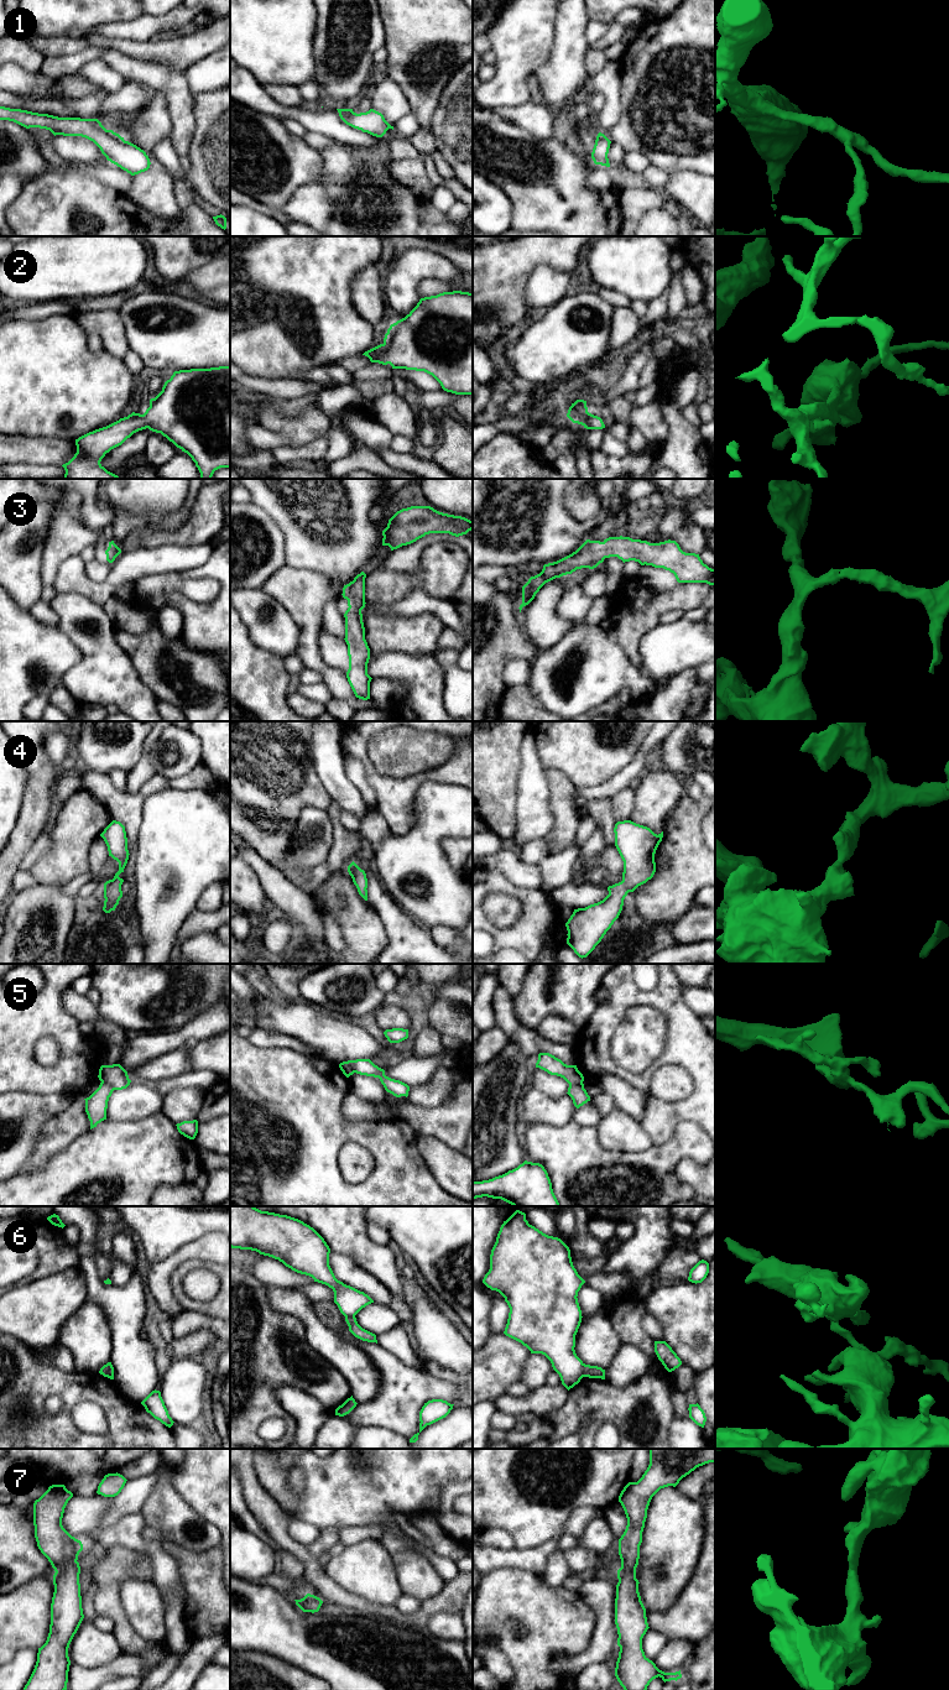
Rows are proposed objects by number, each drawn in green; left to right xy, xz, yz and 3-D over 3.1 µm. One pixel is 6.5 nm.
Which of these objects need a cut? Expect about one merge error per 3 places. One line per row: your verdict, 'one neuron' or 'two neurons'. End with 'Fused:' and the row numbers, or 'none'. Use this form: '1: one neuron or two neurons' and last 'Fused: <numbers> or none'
1: one neuron
2: one neuron
3: one neuron
4: one neuron
5: two neurons
6: two neurons
7: one neuron
Fused: 5, 6

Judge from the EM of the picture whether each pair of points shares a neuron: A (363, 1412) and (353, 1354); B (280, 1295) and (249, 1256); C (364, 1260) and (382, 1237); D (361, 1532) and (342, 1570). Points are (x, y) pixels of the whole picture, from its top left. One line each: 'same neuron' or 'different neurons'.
A: different neurons
B: different neurons
C: different neurons
D: different neurons

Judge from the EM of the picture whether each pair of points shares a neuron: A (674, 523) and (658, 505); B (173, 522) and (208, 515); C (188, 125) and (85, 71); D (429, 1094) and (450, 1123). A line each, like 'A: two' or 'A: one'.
A: two
B: two
C: two
D: two

